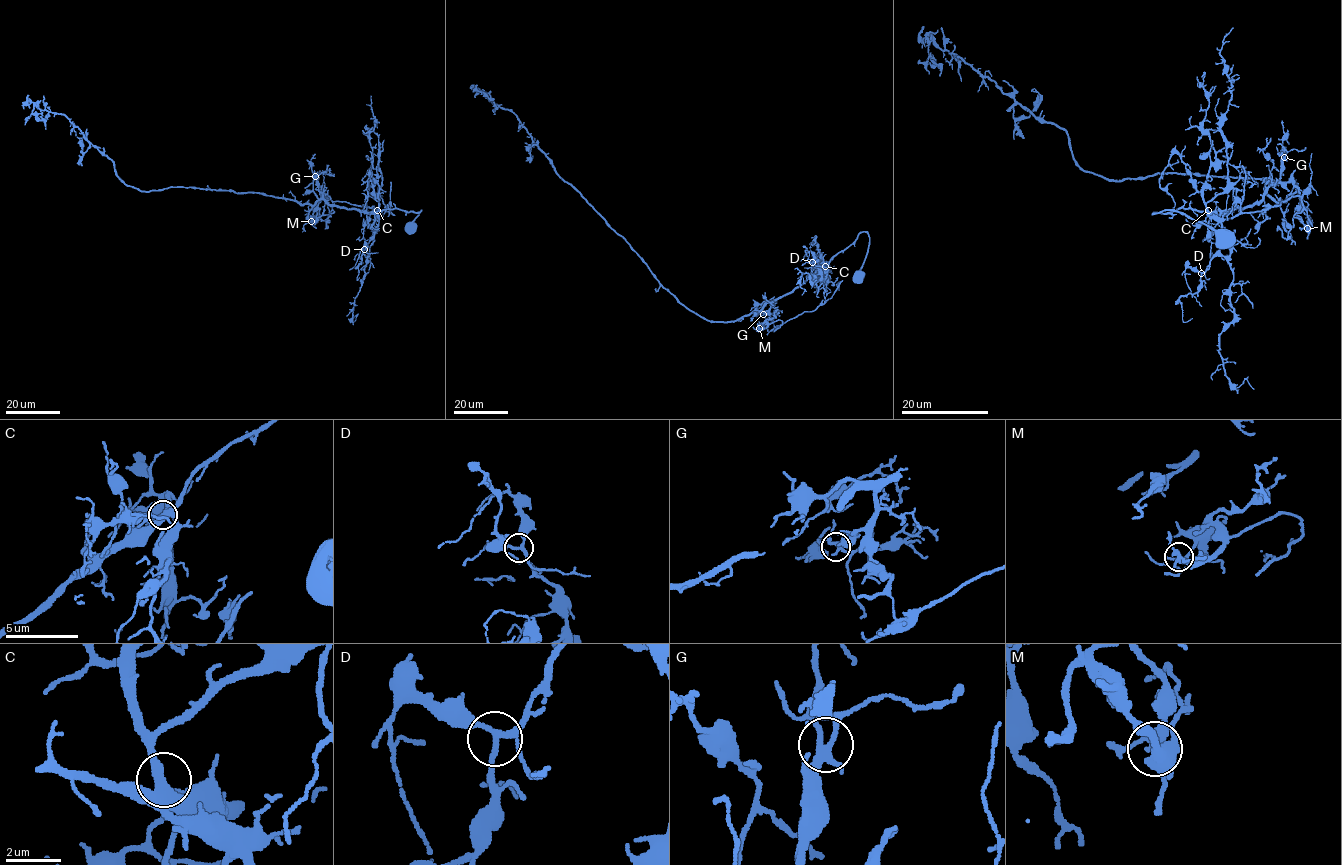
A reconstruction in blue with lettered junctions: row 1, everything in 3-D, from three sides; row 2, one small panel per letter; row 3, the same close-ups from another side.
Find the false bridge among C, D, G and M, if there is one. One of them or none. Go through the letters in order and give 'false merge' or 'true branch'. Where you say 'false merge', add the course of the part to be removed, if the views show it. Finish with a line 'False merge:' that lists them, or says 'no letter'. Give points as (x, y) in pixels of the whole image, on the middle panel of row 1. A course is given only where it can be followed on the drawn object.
C: true branch
D: true branch
G: true branch
M: false merge; course (759, 328), (780, 320), (780, 325), (804, 311), (814, 311), (839, 287)
False merge: M

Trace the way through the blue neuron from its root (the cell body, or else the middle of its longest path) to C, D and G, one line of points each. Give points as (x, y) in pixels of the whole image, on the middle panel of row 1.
C: (859, 275), (857, 272), (864, 261), (869, 243), (866, 232), (861, 232), (825, 266)
D: (859, 275), (869, 243), (866, 232), (830, 260), (824, 279), (812, 262)
G: (859, 275), (857, 272), (864, 261), (869, 243), (866, 232), (861, 232), (823, 268), (774, 300), (763, 314)

